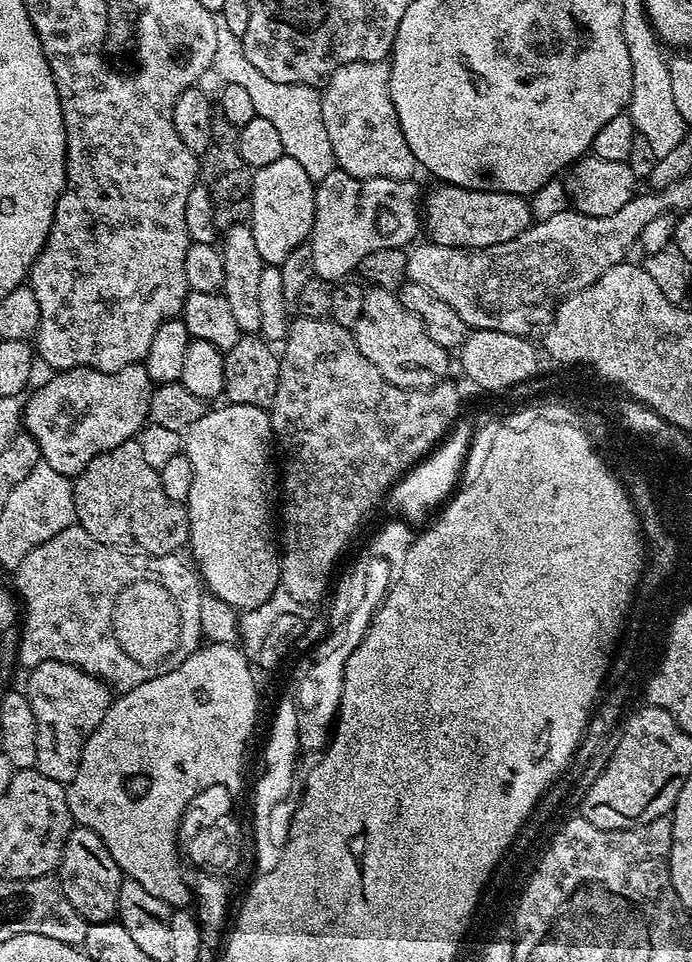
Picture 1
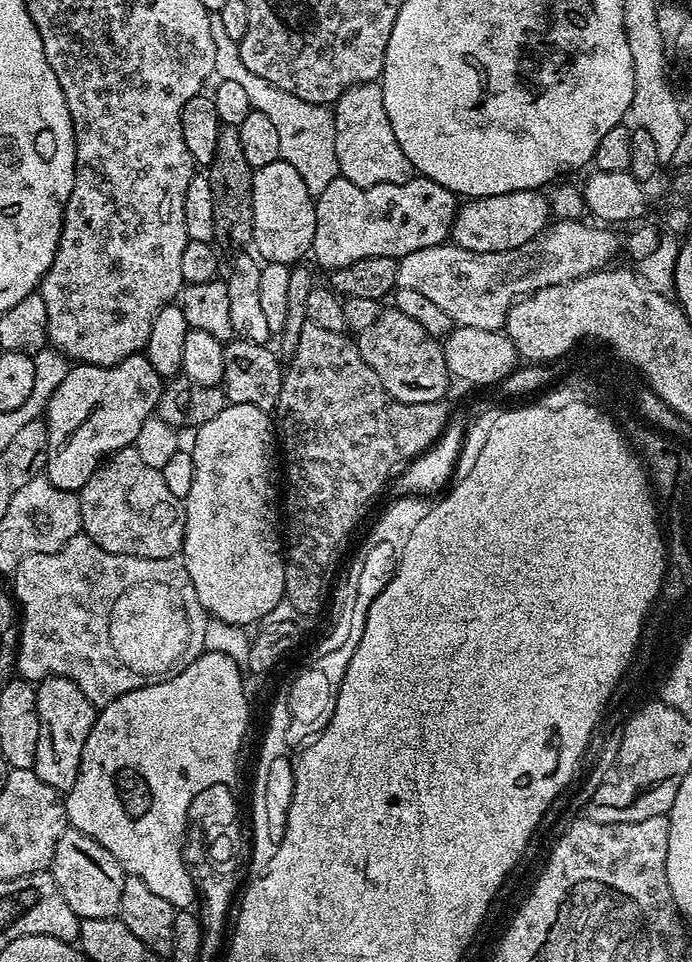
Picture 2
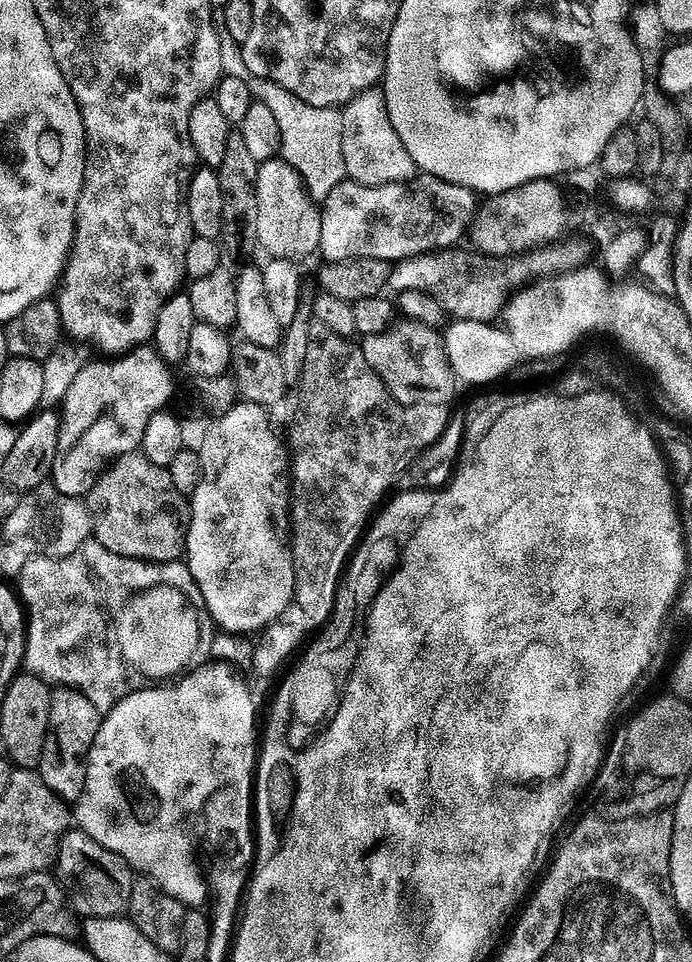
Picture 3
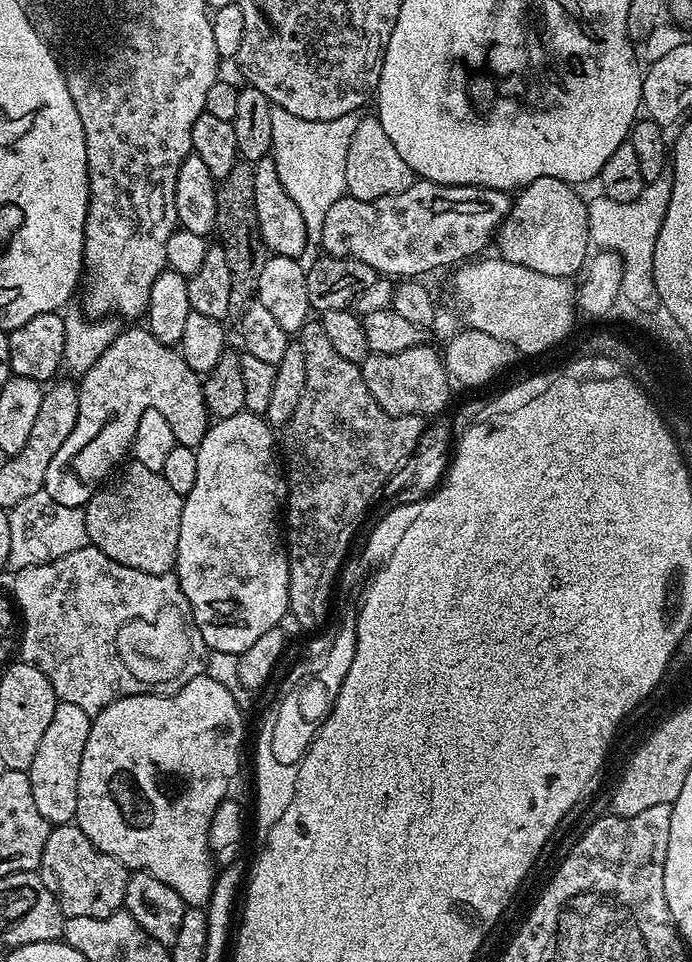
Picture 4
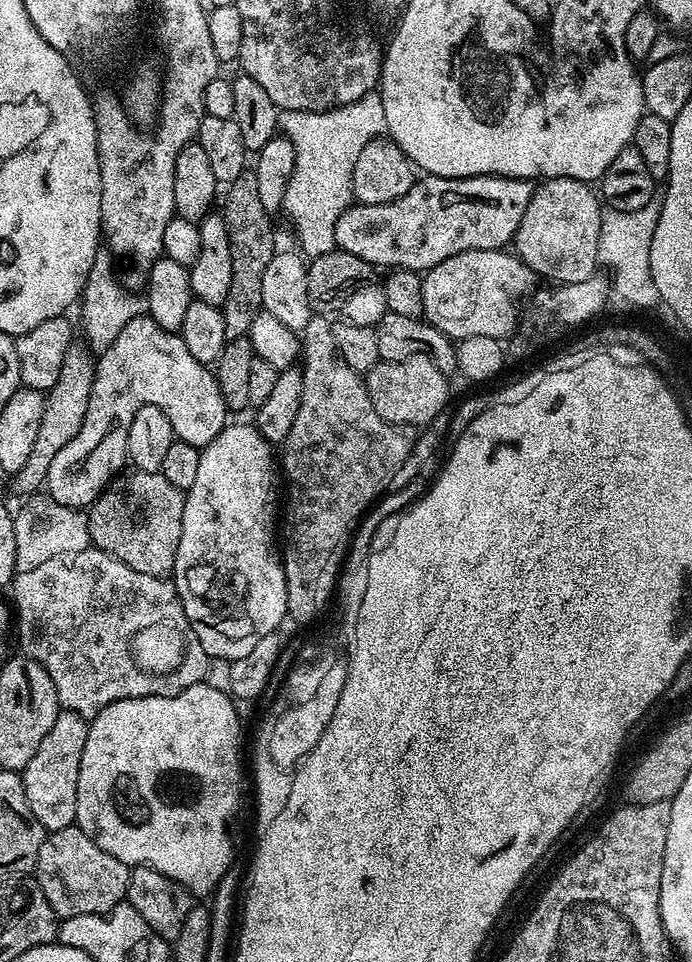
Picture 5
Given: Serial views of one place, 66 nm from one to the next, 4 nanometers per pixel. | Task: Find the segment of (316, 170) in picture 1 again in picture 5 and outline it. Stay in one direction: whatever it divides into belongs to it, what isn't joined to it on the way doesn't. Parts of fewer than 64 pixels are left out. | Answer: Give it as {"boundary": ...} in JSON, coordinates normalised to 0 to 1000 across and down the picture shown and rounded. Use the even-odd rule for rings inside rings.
{"boundary":[[[539,94],[522,104],[471,116],[406,115],[402,133],[422,149],[425,158],[408,220],[422,228],[432,261],[445,268],[464,266],[486,258],[483,235],[510,211],[509,178],[523,152],[556,140],[558,119],[552,114],[549,97]]]}

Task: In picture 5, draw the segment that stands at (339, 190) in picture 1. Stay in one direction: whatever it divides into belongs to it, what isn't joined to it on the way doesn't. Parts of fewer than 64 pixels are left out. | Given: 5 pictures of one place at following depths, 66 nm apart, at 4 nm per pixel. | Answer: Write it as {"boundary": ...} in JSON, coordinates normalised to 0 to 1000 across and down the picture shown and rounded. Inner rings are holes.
{"boundary":[[[614,182],[603,186],[581,206],[569,206],[569,210],[552,210],[551,212],[516,212],[510,211],[500,219],[491,223],[488,231],[483,235],[483,247],[486,248],[486,258],[494,262],[504,262],[517,268],[523,268],[532,274],[548,277],[558,274],[564,281],[588,281],[603,285],[611,284],[620,279],[626,279],[633,272],[650,268],[663,262],[673,260],[708,260],[710,258],[727,259],[730,256],[741,253],[749,237],[749,231],[754,229],[754,222],[760,220],[760,214],[766,212],[766,206],[772,199],[770,188],[747,187],[744,183],[621,183]]]}

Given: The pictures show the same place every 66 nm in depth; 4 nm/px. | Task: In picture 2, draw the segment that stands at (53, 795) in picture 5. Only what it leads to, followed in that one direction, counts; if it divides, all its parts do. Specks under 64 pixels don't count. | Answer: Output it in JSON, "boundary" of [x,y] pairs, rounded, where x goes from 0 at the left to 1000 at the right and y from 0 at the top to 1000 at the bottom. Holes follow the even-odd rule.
{"boundary":[[[69,703],[65,707],[56,708],[52,729],[58,758],[49,800],[55,809],[66,813],[66,817],[81,820],[88,825],[97,825],[116,804],[118,775],[124,775],[124,767],[130,767],[130,759],[142,743],[140,733],[129,730],[121,718],[94,703]]]}

